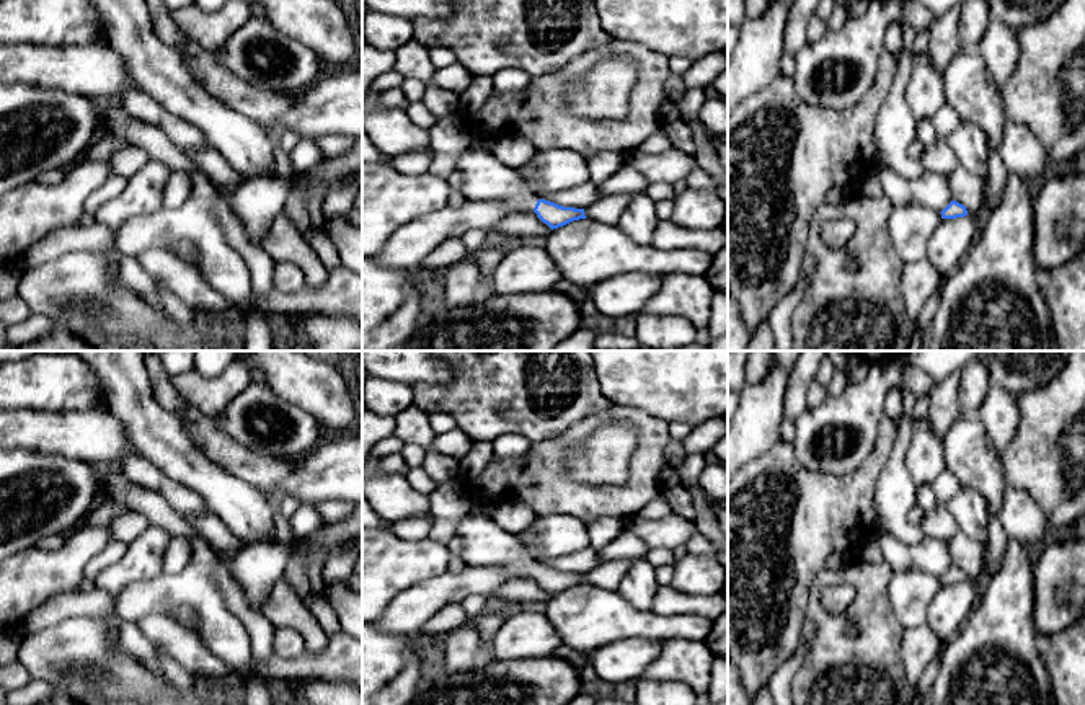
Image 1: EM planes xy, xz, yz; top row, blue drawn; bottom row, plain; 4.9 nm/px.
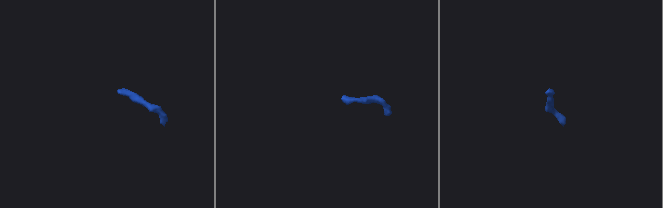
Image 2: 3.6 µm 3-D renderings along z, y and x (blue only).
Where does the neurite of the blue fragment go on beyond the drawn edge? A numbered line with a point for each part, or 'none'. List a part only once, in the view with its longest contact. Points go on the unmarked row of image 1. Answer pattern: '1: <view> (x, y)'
1: xz (485, 544)

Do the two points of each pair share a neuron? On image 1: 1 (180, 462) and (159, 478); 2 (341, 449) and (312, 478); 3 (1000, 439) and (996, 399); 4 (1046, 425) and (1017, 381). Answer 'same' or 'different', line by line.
1: different
2: same
3: same
4: different

